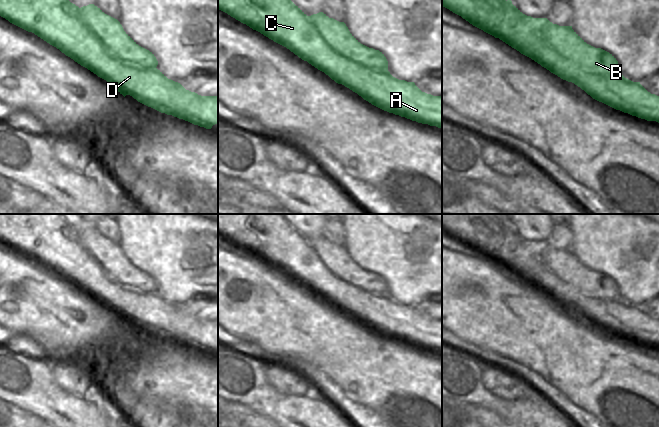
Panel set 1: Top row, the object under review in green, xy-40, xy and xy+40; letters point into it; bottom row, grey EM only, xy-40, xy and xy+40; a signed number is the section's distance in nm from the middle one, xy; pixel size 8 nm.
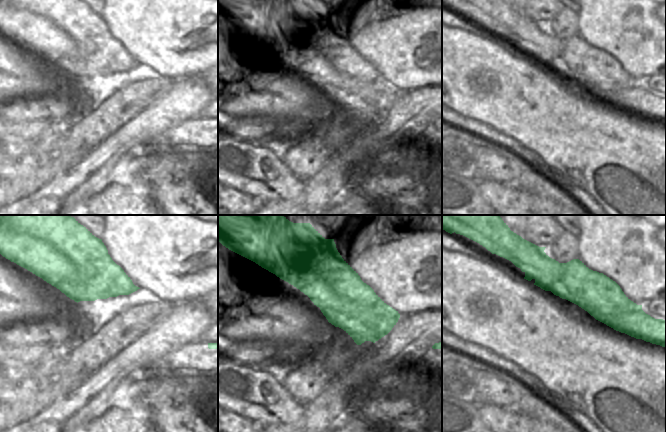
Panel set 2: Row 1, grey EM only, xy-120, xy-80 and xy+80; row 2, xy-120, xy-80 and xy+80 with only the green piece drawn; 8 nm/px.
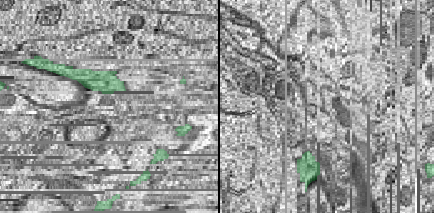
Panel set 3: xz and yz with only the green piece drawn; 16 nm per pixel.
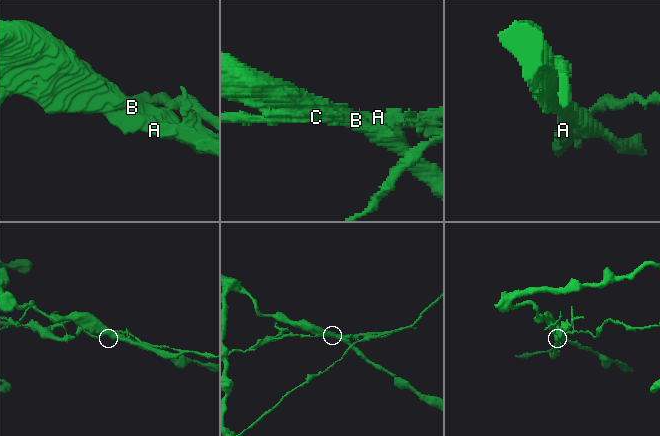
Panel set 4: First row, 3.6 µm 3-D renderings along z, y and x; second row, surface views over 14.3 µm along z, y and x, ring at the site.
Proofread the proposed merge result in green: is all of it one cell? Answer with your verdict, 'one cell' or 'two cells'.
two cells

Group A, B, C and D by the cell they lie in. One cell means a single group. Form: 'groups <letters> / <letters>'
groups A C D / B

